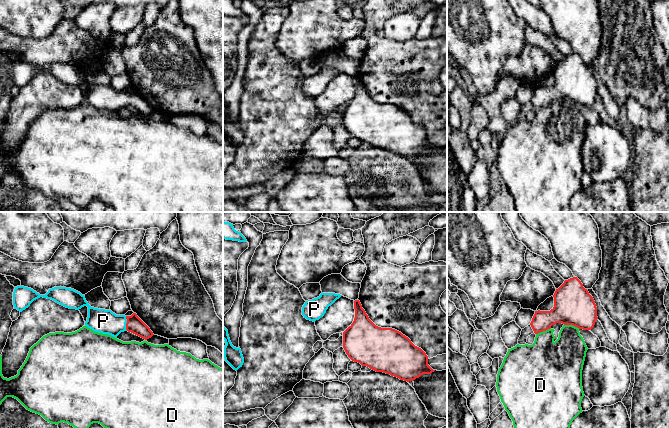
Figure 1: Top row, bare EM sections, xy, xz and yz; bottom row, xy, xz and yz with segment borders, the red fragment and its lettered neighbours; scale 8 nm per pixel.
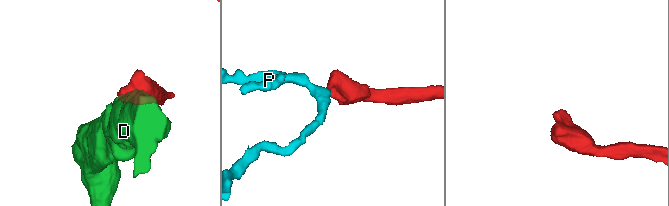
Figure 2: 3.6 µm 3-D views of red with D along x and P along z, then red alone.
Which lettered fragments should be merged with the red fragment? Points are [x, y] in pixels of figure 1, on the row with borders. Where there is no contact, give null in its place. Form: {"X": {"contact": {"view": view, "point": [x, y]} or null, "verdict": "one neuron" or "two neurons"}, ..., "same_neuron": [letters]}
{"D": {"contact": {"view": "yz", "point": [572, 324]}, "verdict": "two neurons"}, "P": {"contact": {"view": "xy", "point": [126, 323]}, "verdict": "one neuron"}, "same_neuron": ["P"]}

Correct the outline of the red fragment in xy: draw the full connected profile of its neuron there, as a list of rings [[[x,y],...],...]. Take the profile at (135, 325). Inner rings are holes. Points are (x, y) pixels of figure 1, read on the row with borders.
[[[17,286],[13,292],[14,308],[22,312],[34,300],[40,297],[51,299],[69,309],[79,310],[87,306],[88,317],[85,326],[95,332],[108,334],[117,338],[121,332],[128,331],[145,340],[154,335],[136,313],[133,313],[131,316],[116,315],[111,310],[91,307],[84,295],[74,289],[66,287],[54,287],[49,289],[45,295],[40,295],[31,288]]]

